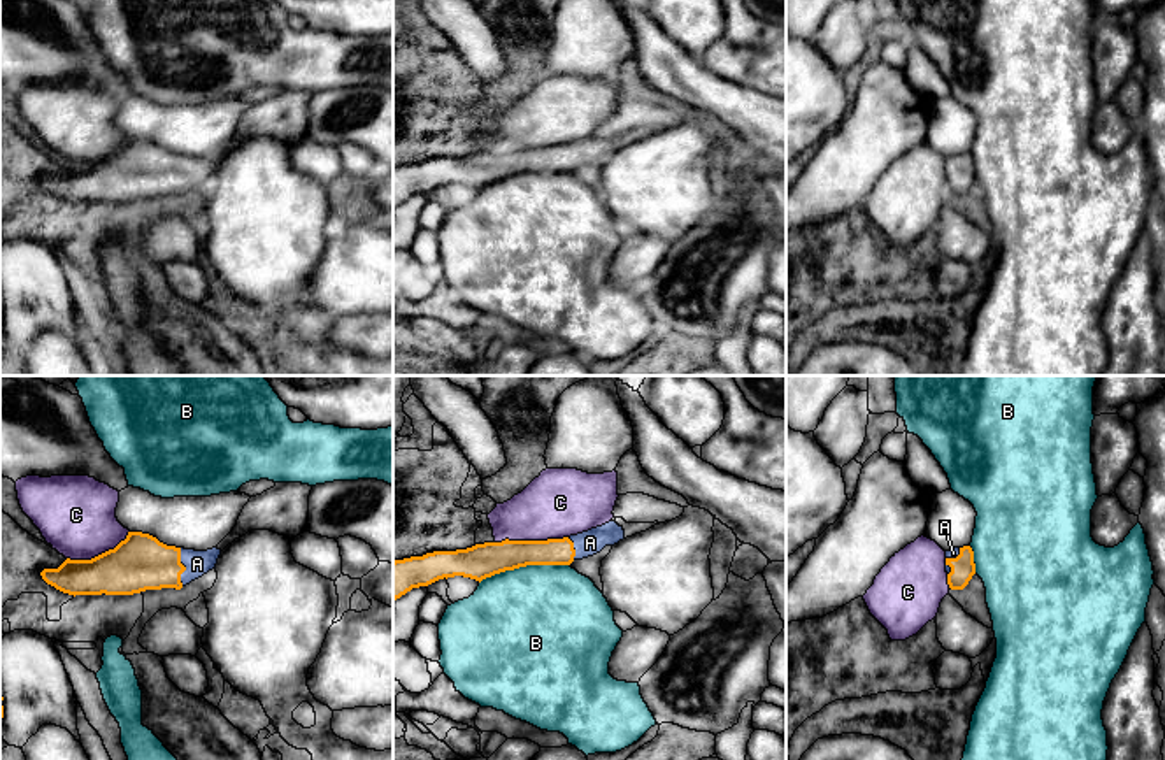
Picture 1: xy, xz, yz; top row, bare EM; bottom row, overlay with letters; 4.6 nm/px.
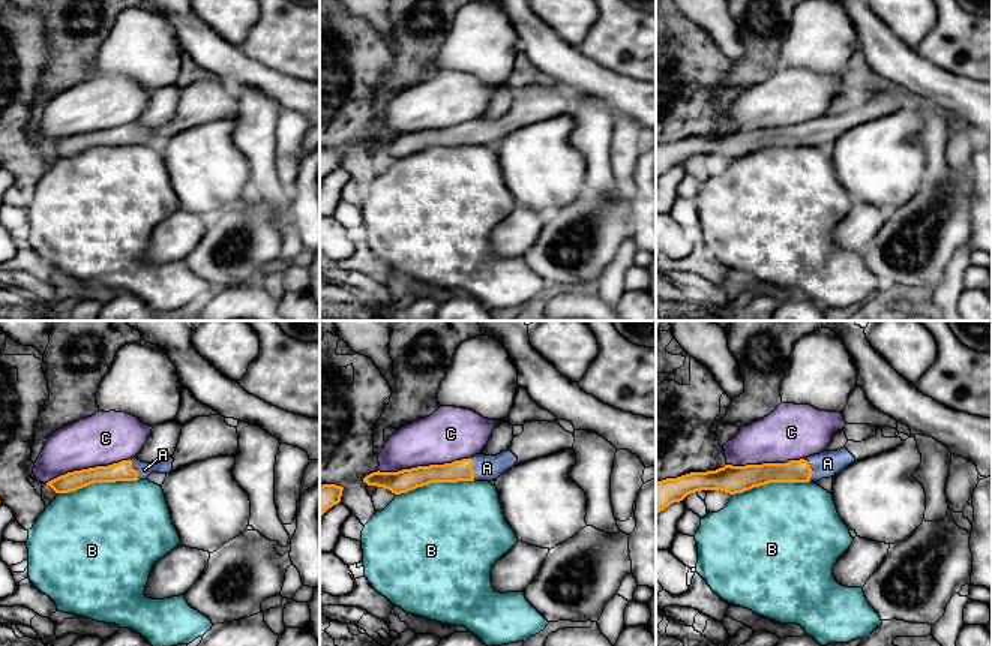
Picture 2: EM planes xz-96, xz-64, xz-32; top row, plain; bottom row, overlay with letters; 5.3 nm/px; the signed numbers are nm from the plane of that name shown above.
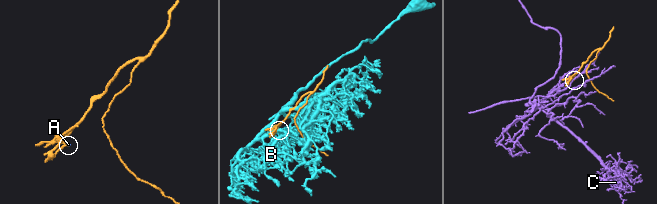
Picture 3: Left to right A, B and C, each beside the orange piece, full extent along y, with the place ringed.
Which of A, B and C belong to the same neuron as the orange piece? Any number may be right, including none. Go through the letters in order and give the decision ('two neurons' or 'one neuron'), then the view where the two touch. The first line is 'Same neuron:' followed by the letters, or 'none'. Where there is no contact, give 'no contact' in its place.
Same neuron: A
A: one neuron; contact in xy
B: two neurons; contact in xz
C: two neurons; contact in xz

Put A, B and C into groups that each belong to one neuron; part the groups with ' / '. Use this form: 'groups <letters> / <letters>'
groups A / B / C

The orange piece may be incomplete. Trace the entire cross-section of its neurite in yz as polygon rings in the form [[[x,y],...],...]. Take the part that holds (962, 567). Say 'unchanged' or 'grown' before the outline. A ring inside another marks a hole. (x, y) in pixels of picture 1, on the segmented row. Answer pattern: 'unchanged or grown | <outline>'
grown | [[[970,546],[946,551],[946,572],[951,590],[963,590],[976,574],[974,551]]]

